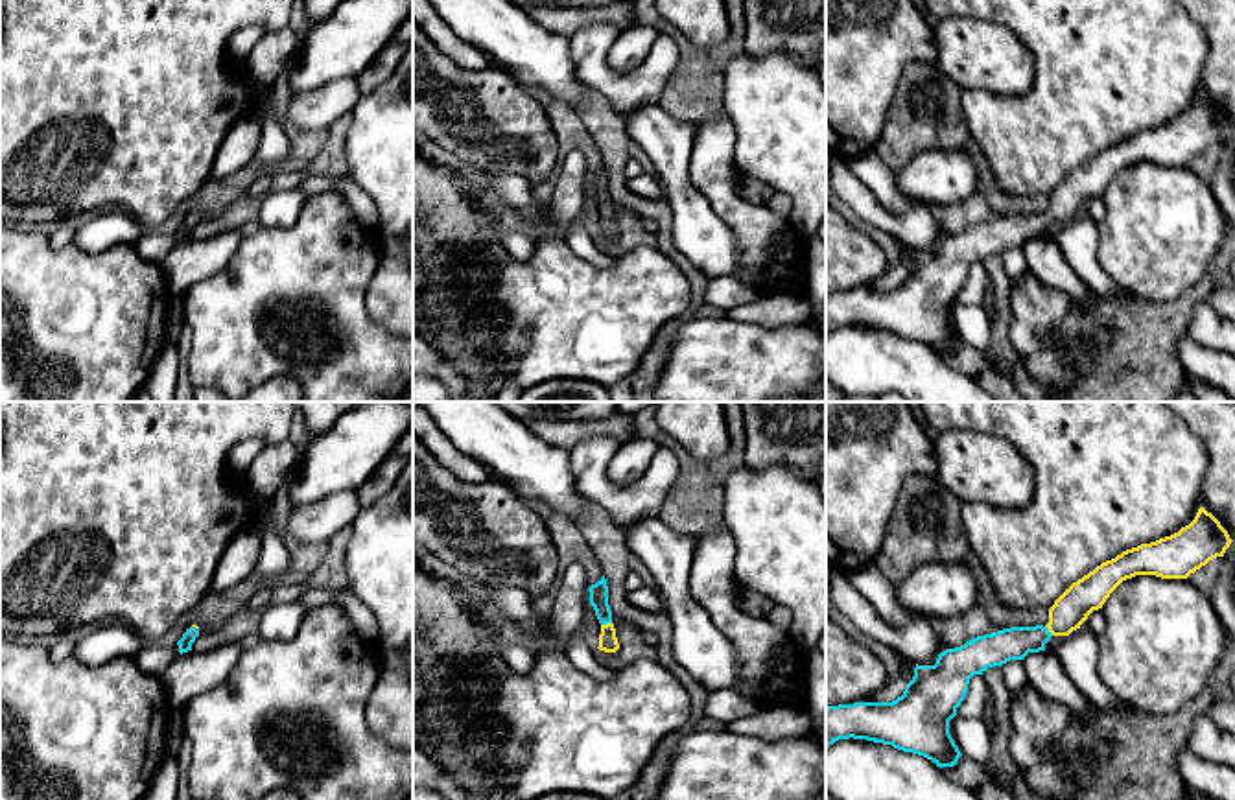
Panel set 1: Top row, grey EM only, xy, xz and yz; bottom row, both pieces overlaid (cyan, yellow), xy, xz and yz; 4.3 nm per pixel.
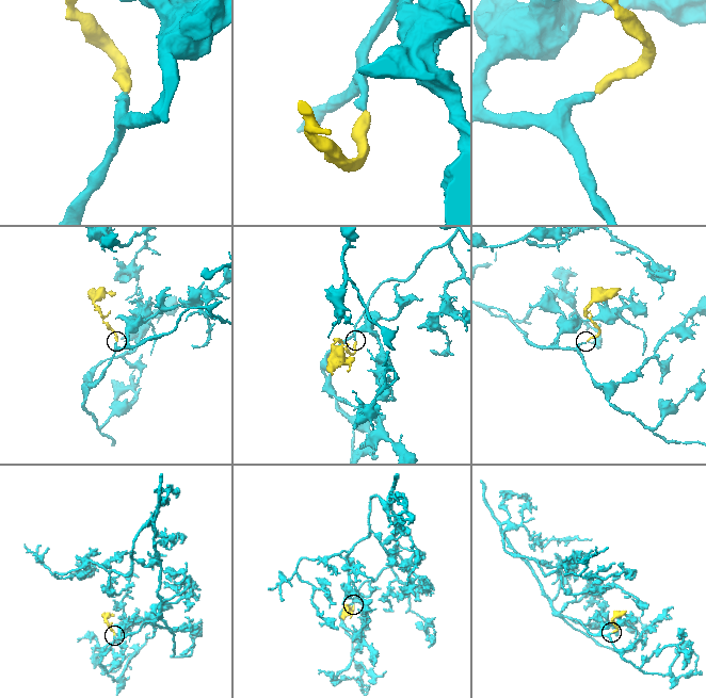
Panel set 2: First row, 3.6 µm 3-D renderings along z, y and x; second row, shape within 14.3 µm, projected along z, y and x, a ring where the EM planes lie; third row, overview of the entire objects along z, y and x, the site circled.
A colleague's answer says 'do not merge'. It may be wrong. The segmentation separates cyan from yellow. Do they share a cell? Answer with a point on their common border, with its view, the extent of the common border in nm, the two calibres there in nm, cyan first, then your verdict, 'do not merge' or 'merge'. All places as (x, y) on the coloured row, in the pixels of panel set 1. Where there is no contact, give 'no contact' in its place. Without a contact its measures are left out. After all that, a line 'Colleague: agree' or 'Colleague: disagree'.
meets cyan in xz at (605, 623); contact 50 nm long; 80 nm thick on the cyan side, 80 nm on the other; merge
Colleague: disagree

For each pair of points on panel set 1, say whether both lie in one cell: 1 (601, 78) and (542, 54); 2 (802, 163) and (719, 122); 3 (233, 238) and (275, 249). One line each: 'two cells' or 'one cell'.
1: two cells
2: two cells
3: two cells

